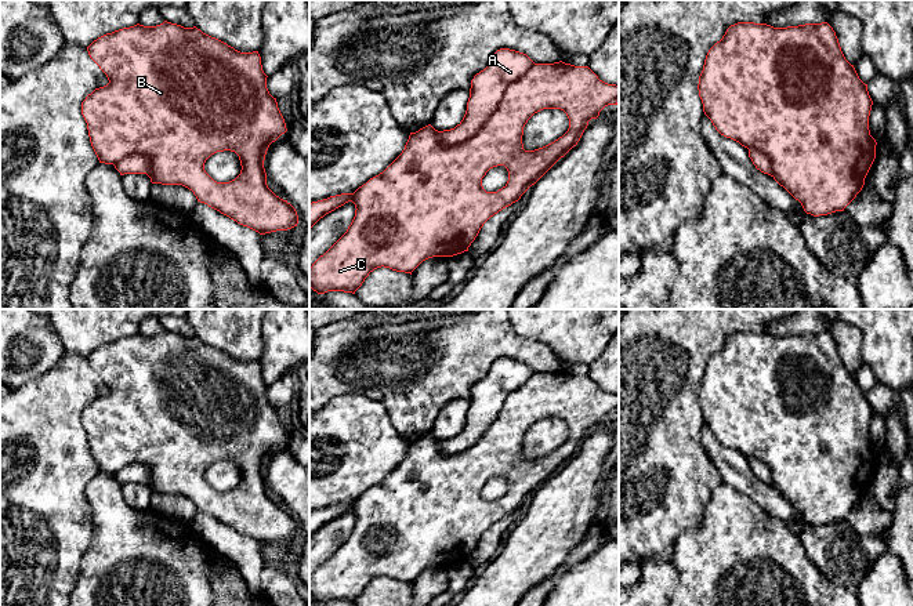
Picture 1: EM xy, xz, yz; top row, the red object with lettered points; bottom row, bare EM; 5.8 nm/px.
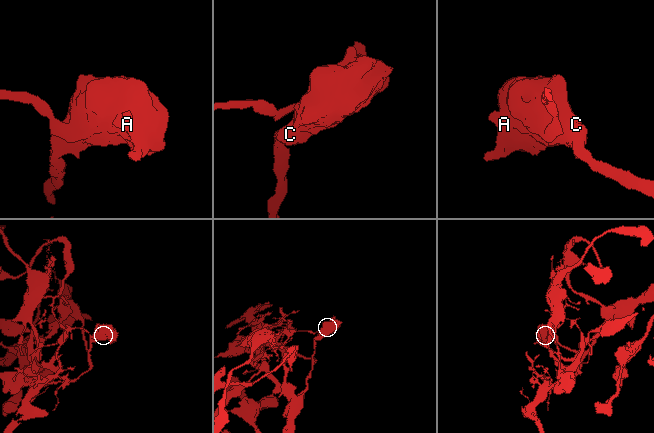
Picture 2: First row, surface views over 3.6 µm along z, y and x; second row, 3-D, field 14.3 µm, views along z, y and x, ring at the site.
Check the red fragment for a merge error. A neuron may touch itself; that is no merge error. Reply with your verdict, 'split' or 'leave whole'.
split

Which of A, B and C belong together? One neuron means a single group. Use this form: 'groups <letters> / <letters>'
groups A / B C

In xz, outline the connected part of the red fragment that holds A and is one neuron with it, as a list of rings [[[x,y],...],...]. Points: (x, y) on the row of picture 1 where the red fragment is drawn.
[[[510,48],[497,50],[488,66],[471,80],[463,120],[454,128],[439,131],[439,144],[456,145],[471,138],[493,115],[506,88],[533,65],[535,62],[523,52]]]

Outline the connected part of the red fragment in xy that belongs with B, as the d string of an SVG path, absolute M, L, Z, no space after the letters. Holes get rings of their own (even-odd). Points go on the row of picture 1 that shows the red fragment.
M167 21L156 26L137 23L106 33L94 40L87 51L109 80L81 102L81 115L99 163L115 166L126 156L145 155L151 160L148 177L152 184L182 185L193 192L198 202L260 235L297 226L296 208L267 185L267 150L287 128L276 98L267 88L268 76L262 70L258 51L240 52L196 26L184 28ZM224 150L239 156L242 170L235 179L217 182L206 173L204 163L211 155Z

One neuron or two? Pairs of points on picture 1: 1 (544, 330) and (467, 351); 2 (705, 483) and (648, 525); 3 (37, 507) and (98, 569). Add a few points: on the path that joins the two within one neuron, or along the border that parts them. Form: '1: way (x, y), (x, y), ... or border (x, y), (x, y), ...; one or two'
1: border (510, 323), (520, 336), (540, 341), (550, 349); two
2: way (691, 483), (662, 511); one
3: border (93, 523), (91, 541), (73, 585); two

